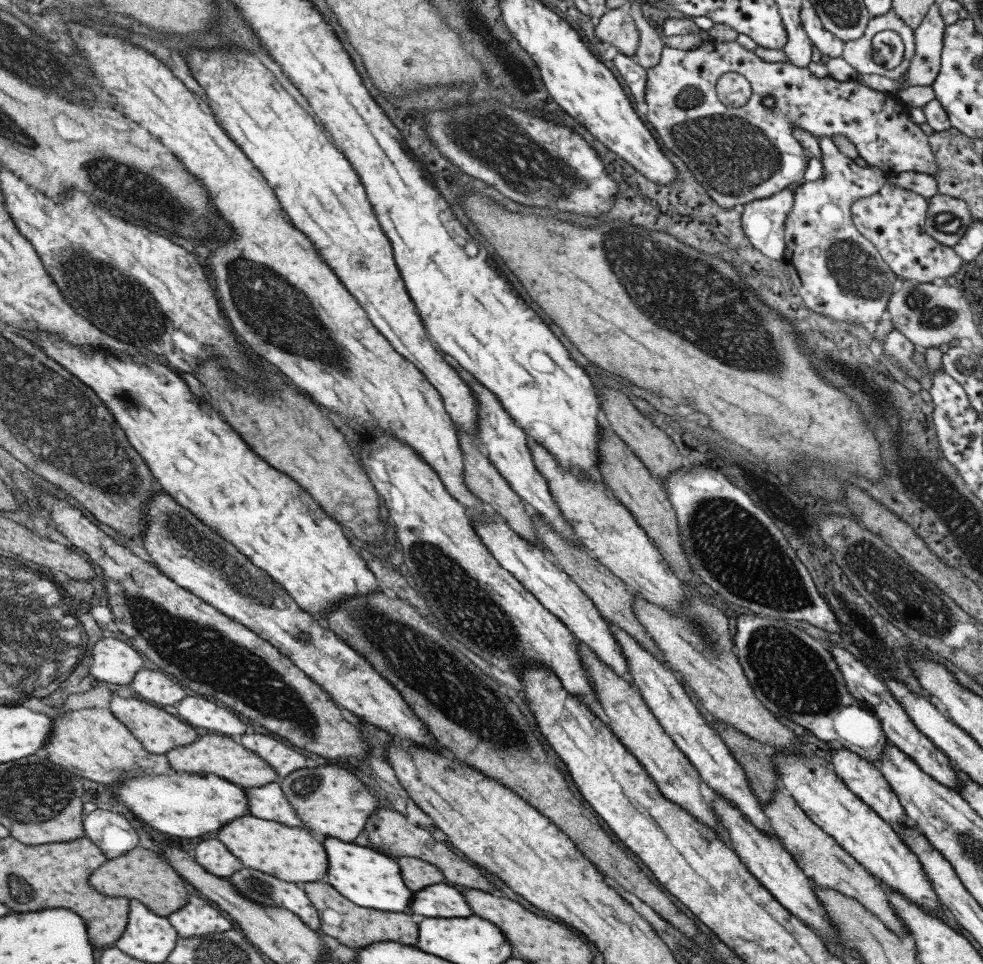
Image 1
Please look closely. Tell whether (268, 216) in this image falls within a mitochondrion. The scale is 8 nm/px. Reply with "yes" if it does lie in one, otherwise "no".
no

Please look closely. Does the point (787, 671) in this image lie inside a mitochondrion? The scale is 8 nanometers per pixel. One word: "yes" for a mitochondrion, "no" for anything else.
yes

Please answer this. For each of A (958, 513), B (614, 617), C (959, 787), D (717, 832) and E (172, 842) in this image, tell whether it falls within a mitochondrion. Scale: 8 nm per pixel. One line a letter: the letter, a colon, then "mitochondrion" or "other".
A: mitochondrion
B: other
C: other
D: other
E: other

